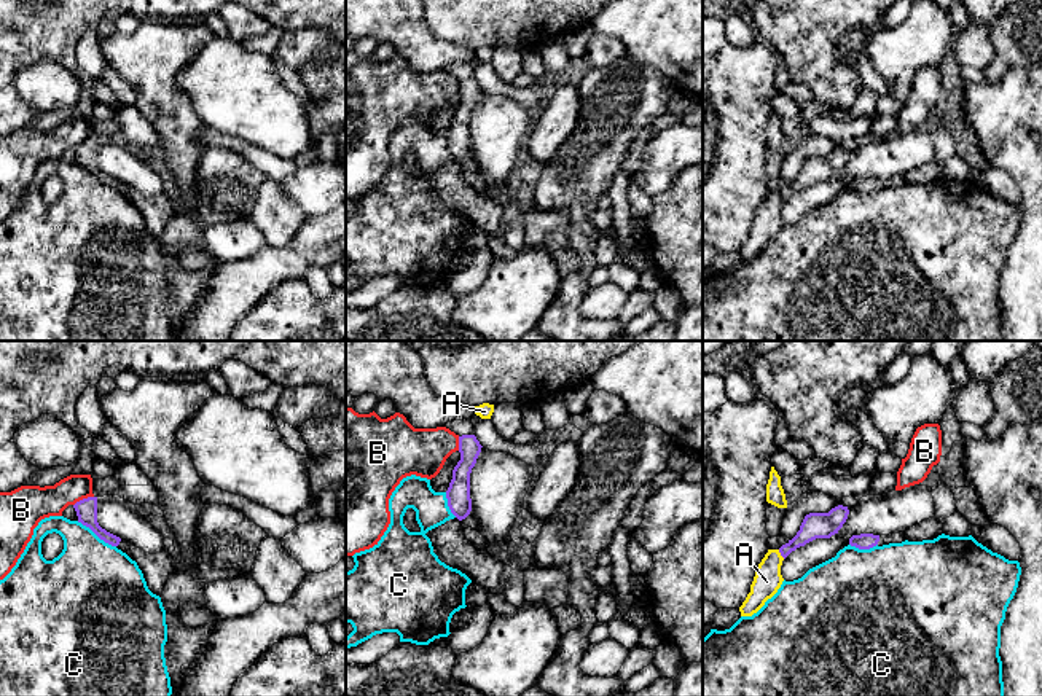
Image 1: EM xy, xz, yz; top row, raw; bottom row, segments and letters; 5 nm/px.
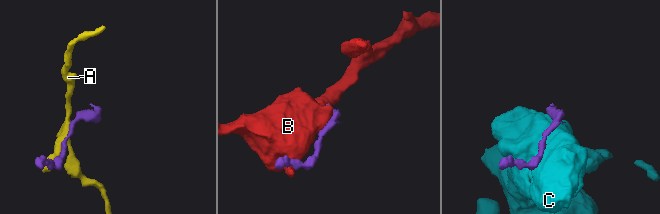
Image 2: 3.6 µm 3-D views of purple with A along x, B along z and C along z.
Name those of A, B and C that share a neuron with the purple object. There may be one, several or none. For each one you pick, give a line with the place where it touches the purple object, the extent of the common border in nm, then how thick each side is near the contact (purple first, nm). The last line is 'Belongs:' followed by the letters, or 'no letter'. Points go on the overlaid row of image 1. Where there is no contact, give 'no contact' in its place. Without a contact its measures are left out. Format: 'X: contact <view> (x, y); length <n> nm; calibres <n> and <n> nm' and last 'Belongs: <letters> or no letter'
Belongs: no letter

